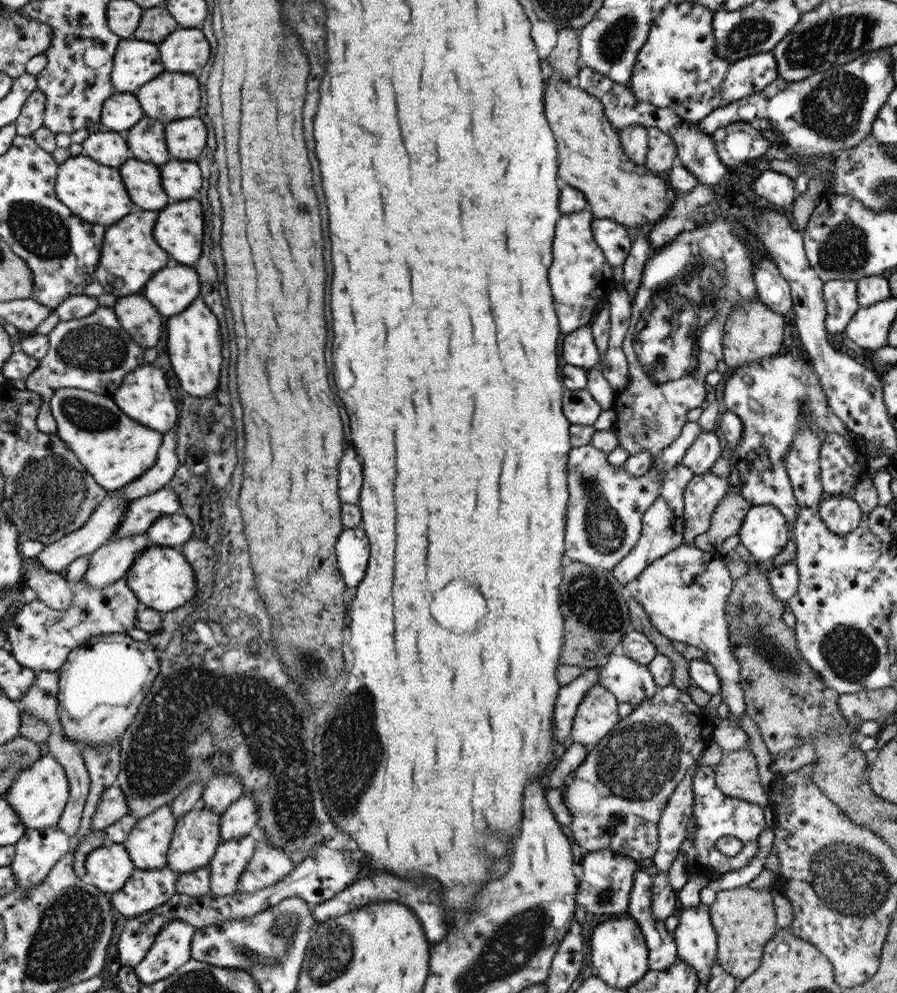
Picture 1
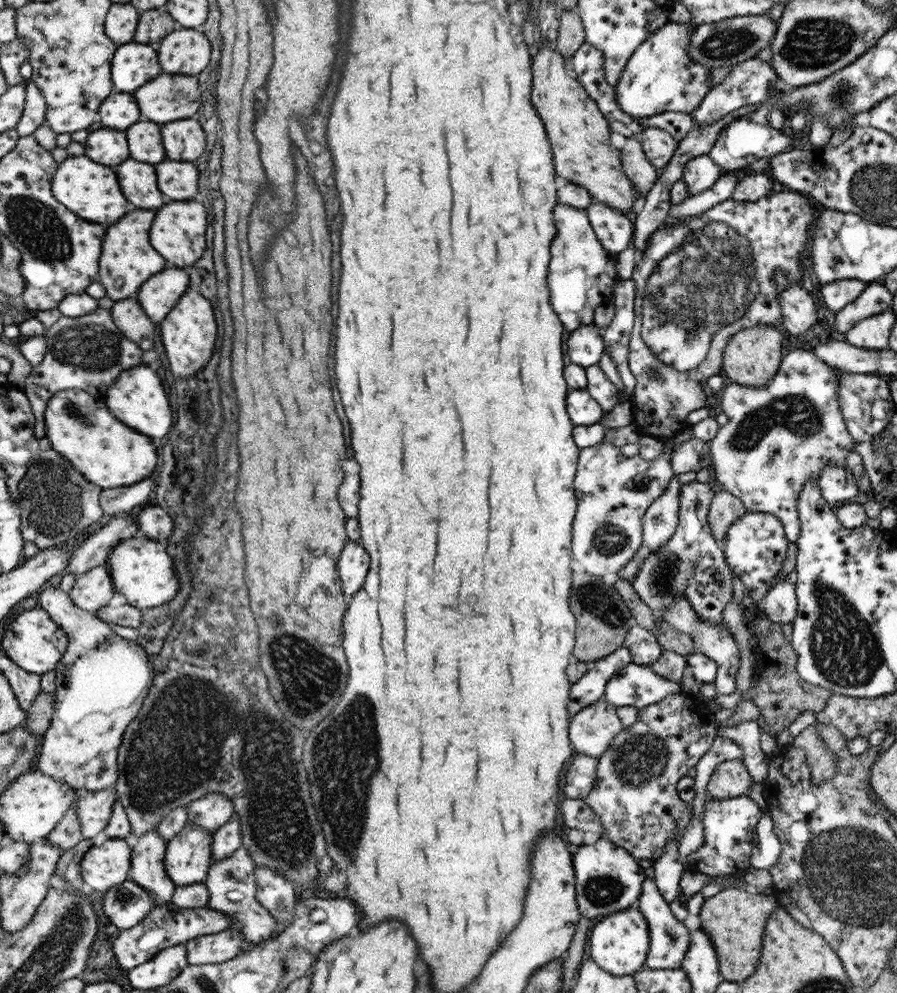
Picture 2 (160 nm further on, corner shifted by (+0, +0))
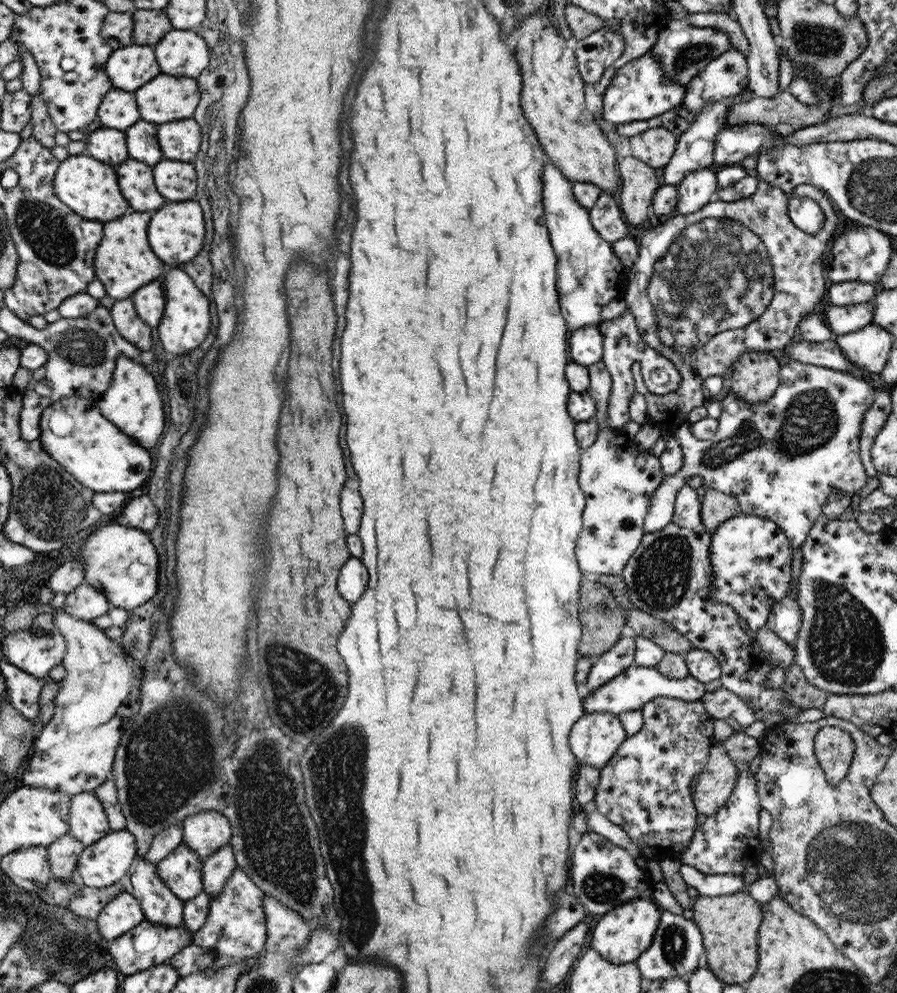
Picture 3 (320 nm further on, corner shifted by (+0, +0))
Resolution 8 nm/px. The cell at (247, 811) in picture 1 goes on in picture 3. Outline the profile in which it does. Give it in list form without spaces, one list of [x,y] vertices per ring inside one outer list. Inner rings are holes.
[[[225,844],[211,854],[202,866],[203,891],[212,899],[218,896],[226,886],[233,870],[237,868],[236,854],[230,844]]]

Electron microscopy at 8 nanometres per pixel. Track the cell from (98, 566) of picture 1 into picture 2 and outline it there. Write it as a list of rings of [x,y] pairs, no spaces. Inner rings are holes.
[[[104,563],[76,577],[69,594],[78,608],[96,614],[110,603],[114,592],[109,564]]]

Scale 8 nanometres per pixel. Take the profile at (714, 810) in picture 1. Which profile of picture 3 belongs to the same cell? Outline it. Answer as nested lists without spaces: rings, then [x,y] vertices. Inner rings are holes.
[[[749,763],[740,766],[734,790],[728,802],[710,815],[691,836],[687,847],[681,852],[682,865],[693,866],[704,875],[734,874],[740,876],[744,868],[754,866],[758,854],[754,849],[760,845],[758,833],[759,812],[762,810],[755,776],[749,771]]]

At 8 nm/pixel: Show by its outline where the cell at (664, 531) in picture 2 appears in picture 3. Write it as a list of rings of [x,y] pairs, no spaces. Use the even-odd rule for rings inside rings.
[[[783,360],[780,369],[780,384],[776,389],[774,396],[766,402],[753,402],[750,404],[745,400],[741,400],[738,396],[730,393],[723,402],[723,409],[719,418],[719,425],[716,434],[710,440],[698,441],[694,440],[694,436],[689,432],[690,423],[681,424],[673,433],[676,437],[677,443],[681,446],[682,454],[684,458],[684,464],[682,464],[682,470],[674,476],[665,476],[662,480],[661,486],[654,492],[651,499],[651,504],[647,515],[644,520],[644,531],[645,533],[658,532],[662,528],[666,528],[670,522],[672,522],[672,516],[675,508],[675,497],[677,493],[682,489],[688,480],[692,476],[700,476],[704,483],[709,488],[718,490],[723,494],[732,496],[738,501],[742,514],[760,516],[768,520],[773,520],[774,523],[778,524],[778,527],[783,530],[784,535],[788,538],[790,545],[793,549],[801,549],[806,539],[808,539],[808,533],[810,529],[814,527],[814,523],[818,520],[818,517],[823,513],[824,503],[828,501],[828,497],[832,493],[848,493],[855,494],[860,493],[862,488],[866,486],[866,481],[869,478],[862,465],[859,455],[859,436],[862,430],[862,423],[864,415],[867,414],[869,408],[873,406],[875,401],[875,388],[870,386],[868,382],[850,375],[850,373],[835,371],[831,368],[824,368],[822,366],[816,366],[814,364],[804,364],[797,360]]]

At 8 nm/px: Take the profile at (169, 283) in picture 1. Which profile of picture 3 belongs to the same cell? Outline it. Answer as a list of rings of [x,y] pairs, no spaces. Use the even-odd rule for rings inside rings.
[[[162,281],[151,282],[146,288],[142,288],[142,292],[138,292],[138,296],[131,296],[137,315],[146,321],[146,324],[154,327],[161,323],[161,318],[165,315],[167,302]]]

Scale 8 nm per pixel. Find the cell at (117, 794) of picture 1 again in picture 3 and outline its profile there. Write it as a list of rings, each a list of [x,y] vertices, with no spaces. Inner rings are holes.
[[[84,792],[72,797],[69,806],[69,834],[87,847],[111,831],[108,814],[96,793]]]

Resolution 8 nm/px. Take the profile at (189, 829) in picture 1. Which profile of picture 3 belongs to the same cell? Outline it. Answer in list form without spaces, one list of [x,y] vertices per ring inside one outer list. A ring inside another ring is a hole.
[[[183,842],[157,864],[157,873],[165,885],[183,902],[188,902],[203,891],[203,862]]]

